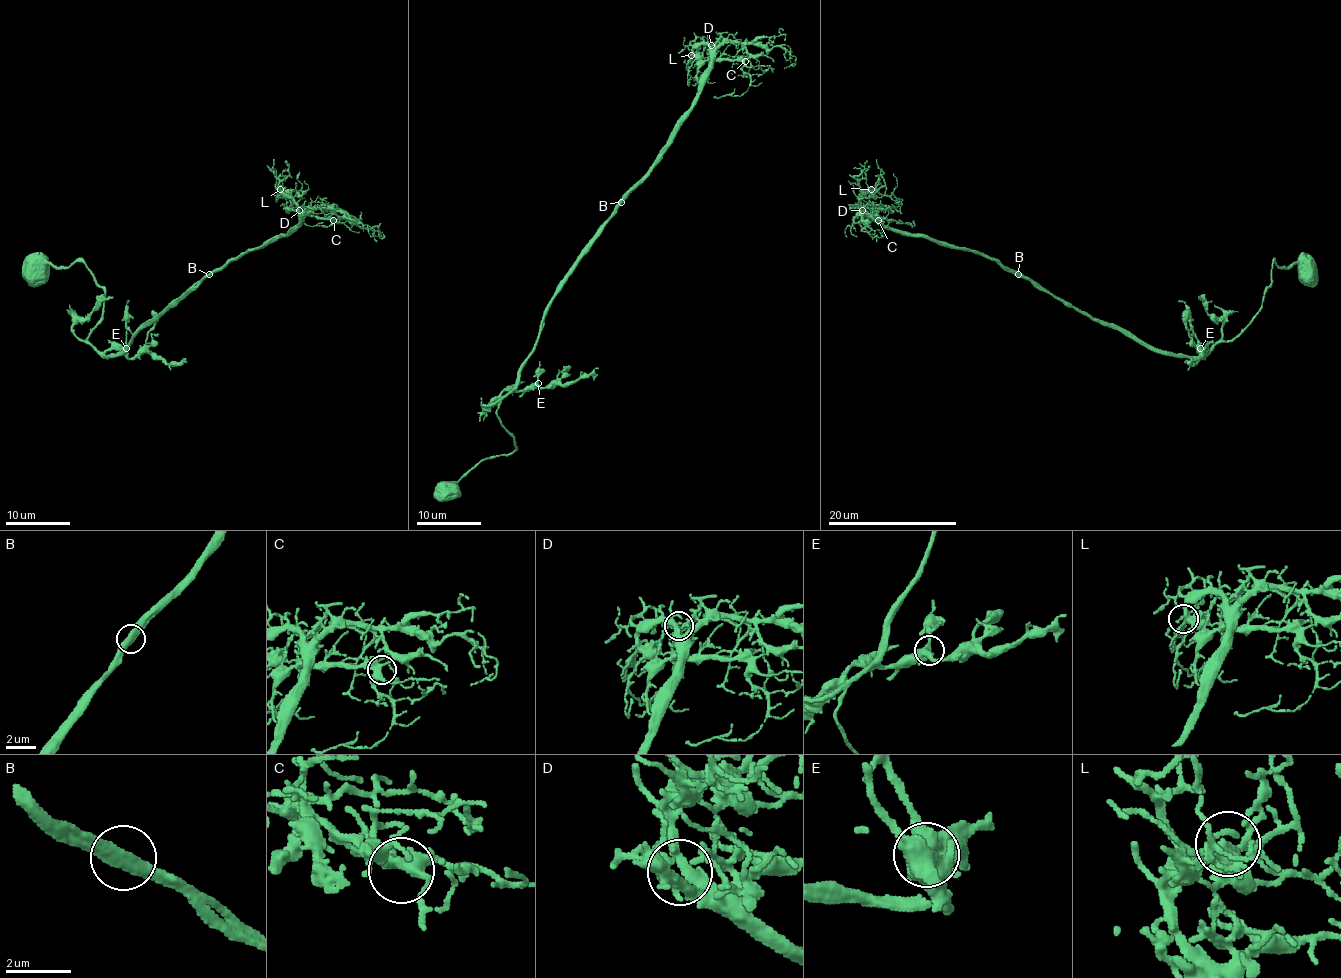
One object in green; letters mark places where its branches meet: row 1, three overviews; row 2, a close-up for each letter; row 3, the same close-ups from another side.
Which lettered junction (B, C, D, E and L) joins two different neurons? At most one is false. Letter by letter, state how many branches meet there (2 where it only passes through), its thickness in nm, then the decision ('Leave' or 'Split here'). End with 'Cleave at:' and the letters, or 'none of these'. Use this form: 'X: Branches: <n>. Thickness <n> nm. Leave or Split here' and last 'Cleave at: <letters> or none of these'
B: Branches: 2. Thickness 440 nm. Leave
C: Branches: 5. Thickness 360 nm. Leave
D: Branches: 3. Thickness 280 nm. Leave
E: Branches: 4. Thickness 480 nm. Leave
L: Branches: 6. Thickness 360 nm. Leave
Cleave at: none of these

